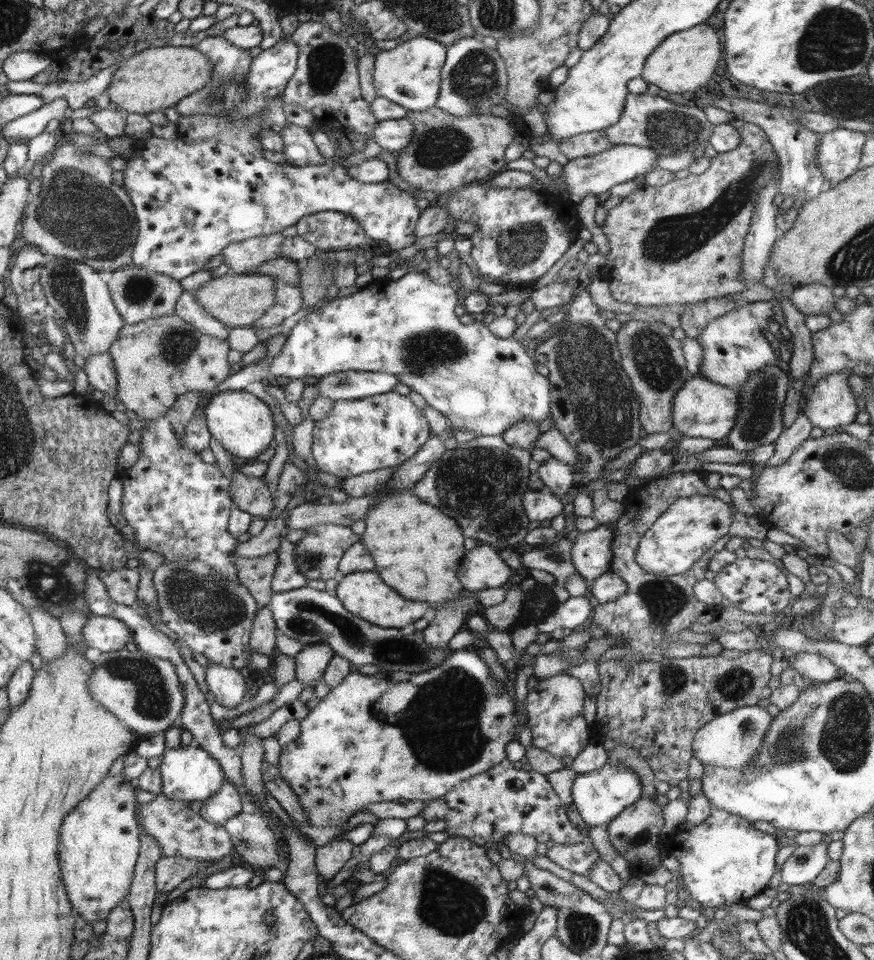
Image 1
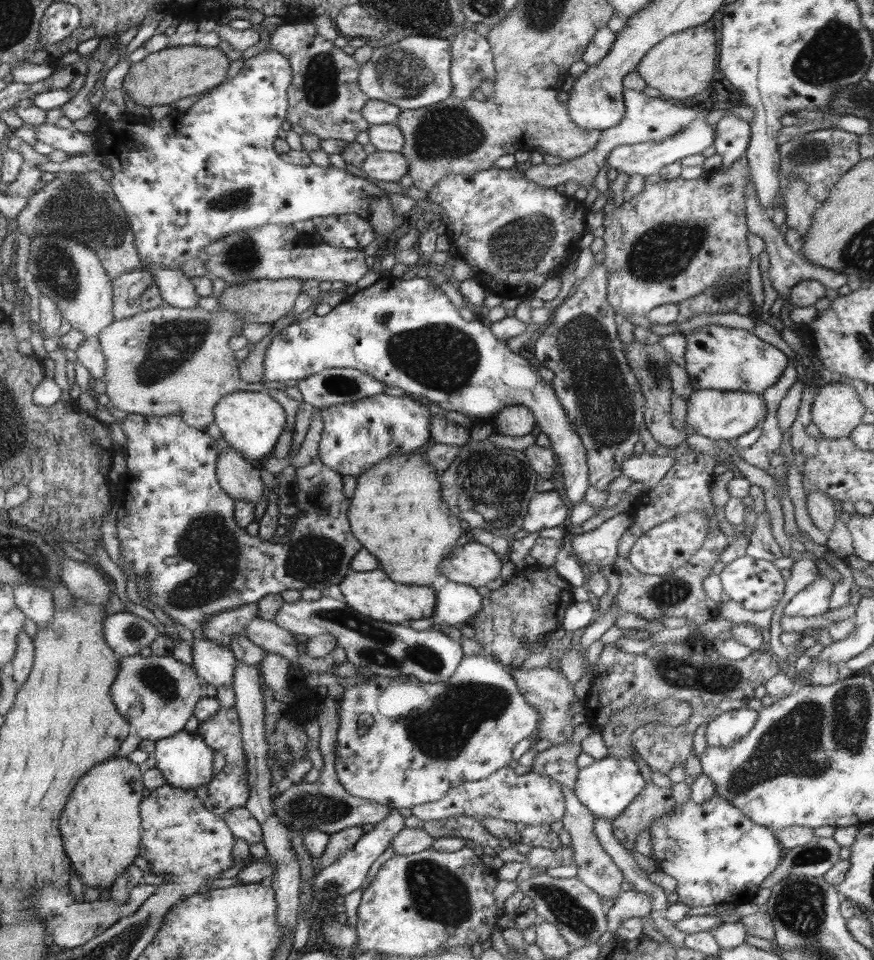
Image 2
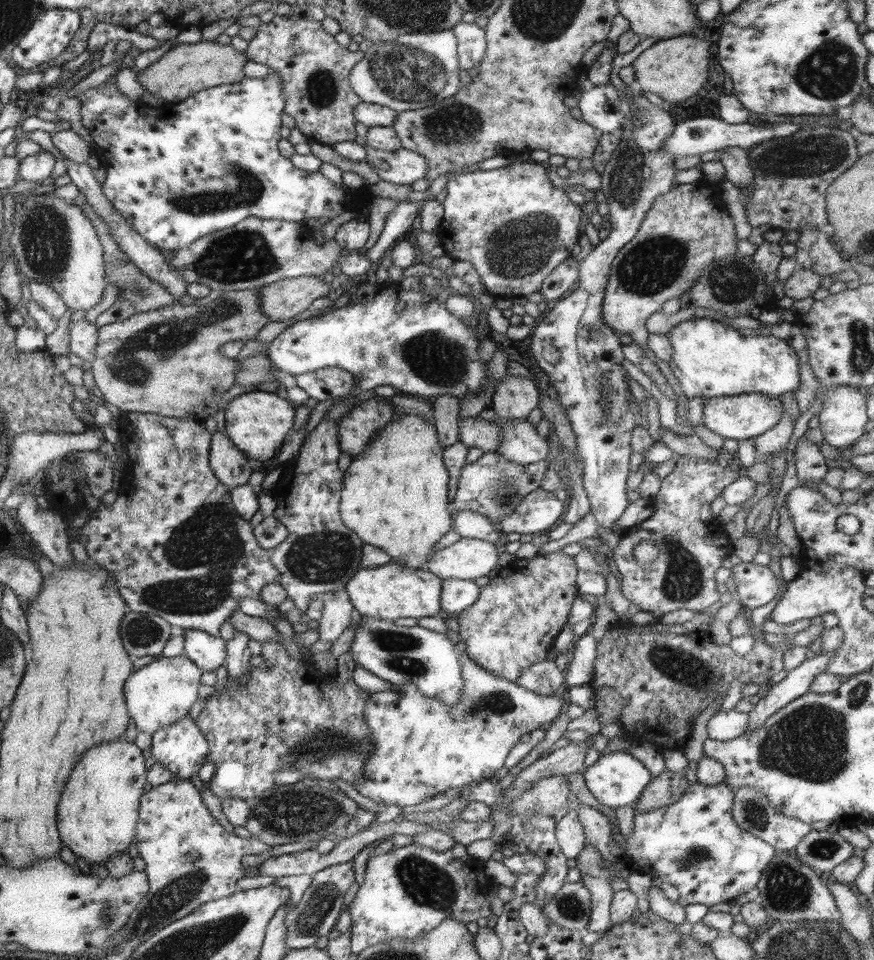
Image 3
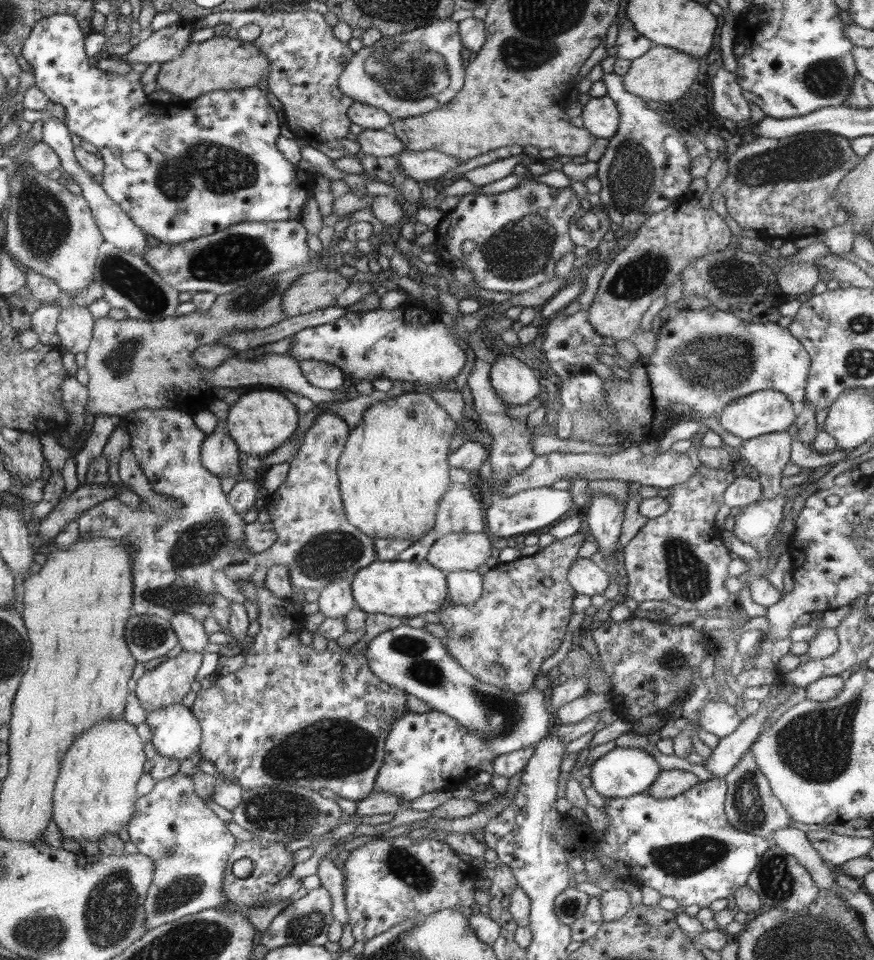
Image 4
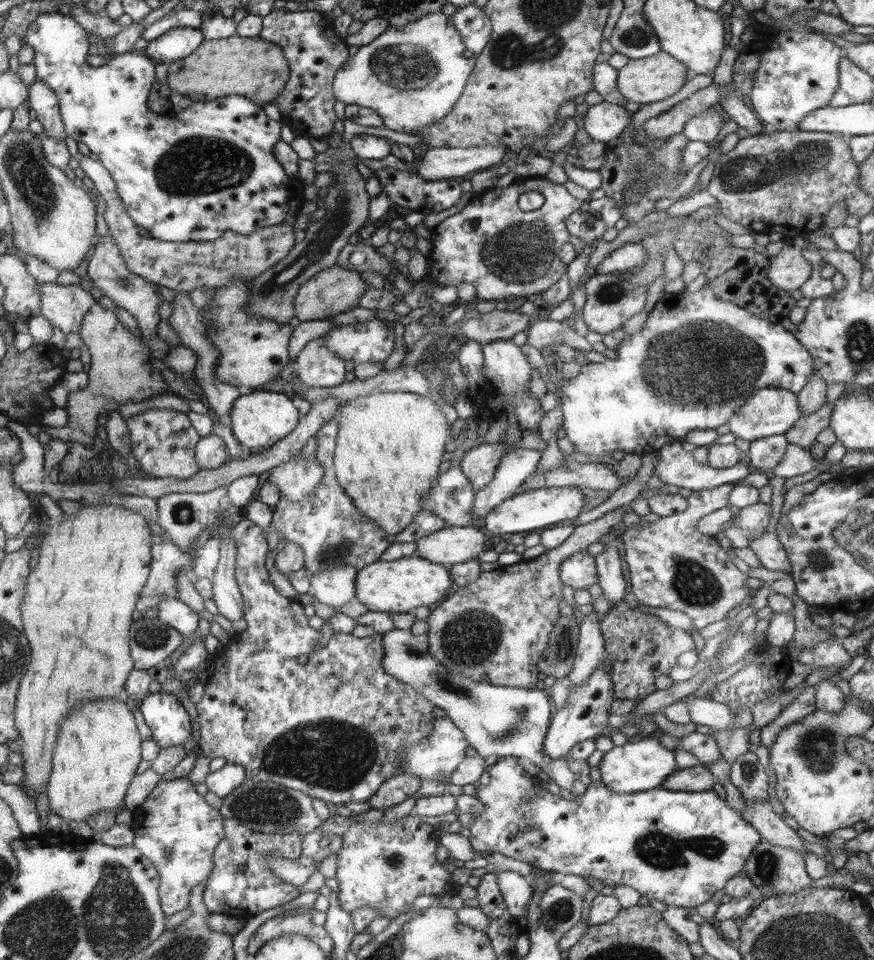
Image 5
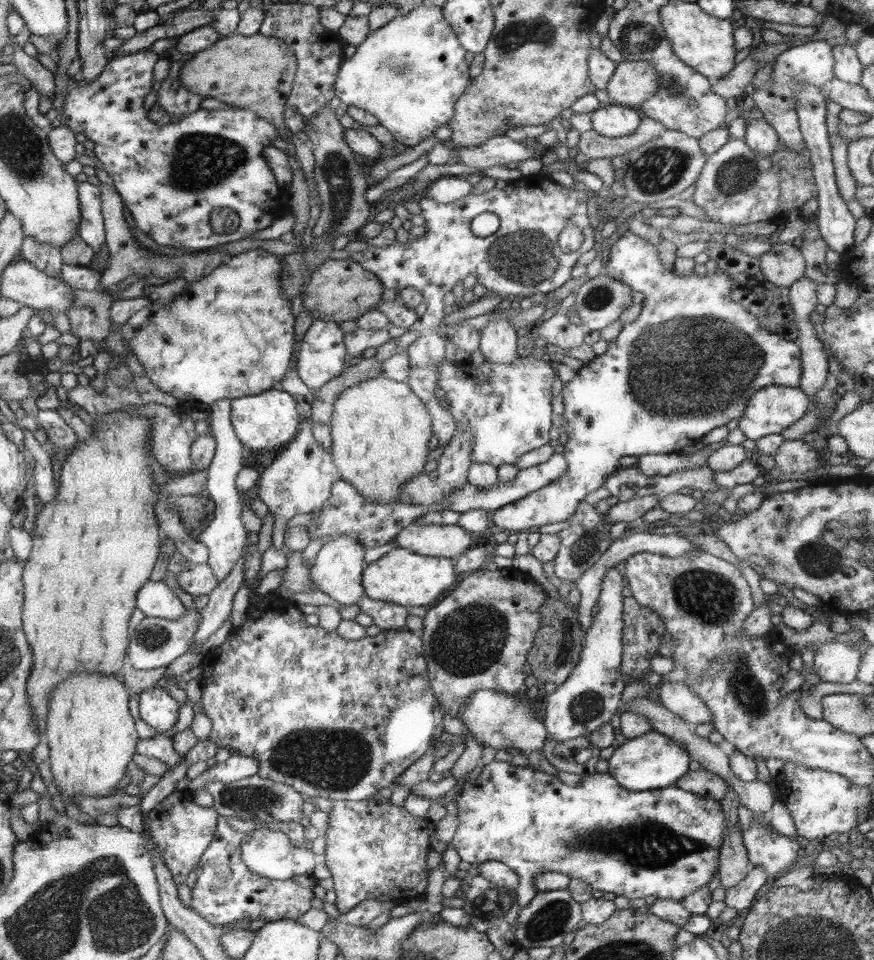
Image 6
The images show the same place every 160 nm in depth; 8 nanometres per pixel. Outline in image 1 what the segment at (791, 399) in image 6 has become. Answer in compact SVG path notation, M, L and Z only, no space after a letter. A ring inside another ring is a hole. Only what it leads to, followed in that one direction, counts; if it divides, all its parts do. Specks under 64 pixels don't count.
M702 374L691 376L688 382L676 392L672 400L672 425L684 437L702 438L708 443L723 443L736 424L740 410L740 395L732 389L702 378Z

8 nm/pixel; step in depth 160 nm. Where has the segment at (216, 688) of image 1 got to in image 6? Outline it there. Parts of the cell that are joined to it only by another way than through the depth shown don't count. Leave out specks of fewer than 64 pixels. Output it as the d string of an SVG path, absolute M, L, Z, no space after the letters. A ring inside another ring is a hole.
M150 580L139 590L137 609L140 609L146 617L168 620L180 618L187 611L172 588L160 580L158 582Z

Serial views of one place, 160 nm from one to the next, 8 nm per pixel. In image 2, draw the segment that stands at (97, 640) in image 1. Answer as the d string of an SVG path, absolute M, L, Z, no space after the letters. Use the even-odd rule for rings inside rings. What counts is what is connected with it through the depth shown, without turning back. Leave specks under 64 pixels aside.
M121 608L112 609L105 618L106 644L117 658L140 654L160 633L150 621Z

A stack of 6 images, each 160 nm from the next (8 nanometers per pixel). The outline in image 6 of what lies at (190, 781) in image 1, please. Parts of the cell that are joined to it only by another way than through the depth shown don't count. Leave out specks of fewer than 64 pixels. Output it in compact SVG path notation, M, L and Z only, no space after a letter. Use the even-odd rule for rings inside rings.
M150 687L139 694L140 719L157 730L158 735L172 730L178 722L178 702L164 687Z

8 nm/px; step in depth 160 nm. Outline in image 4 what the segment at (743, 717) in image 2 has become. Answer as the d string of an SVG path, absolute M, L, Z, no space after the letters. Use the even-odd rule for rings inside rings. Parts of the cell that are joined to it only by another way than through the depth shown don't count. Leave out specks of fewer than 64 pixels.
M711 700L700 711L699 717L701 728L719 739L732 734L742 722L736 708L721 701Z

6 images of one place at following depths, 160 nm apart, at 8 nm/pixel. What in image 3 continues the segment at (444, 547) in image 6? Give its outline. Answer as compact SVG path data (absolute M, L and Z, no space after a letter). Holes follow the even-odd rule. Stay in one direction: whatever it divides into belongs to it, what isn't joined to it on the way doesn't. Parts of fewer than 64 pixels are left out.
M461 538L458 542L447 546L429 558L426 569L432 574L438 575L445 581L448 578L458 580L476 580L480 576L486 576L488 572L492 572L498 564L498 550L496 545L486 540L478 540L477 538Z

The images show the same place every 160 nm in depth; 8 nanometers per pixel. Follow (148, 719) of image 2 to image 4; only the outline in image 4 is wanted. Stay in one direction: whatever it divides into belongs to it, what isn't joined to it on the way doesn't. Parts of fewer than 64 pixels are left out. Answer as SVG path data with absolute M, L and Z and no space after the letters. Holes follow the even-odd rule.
M183 651L176 658L145 671L134 689L145 713L156 712L164 708L164 704L182 703L182 698L190 692L190 684L196 678L200 662L202 653Z

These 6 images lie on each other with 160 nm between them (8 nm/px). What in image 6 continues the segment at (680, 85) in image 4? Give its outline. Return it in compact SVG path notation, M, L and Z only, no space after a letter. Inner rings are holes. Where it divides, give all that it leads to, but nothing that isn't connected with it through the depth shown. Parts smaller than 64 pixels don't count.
M646 59L622 61L607 84L612 104L639 108L662 87L662 74Z

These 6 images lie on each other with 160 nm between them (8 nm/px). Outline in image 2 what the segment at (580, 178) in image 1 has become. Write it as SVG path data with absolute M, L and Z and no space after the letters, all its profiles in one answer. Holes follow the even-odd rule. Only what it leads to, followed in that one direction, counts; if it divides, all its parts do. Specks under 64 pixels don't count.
M705 113L700 114L688 125L684 130L679 130L678 134L665 138L660 142L646 142L634 145L622 145L612 149L612 152L605 158L604 163L610 169L616 169L618 173L634 177L640 175L648 177L656 175L665 165L670 165L672 162L681 161L687 156L700 154L705 148L714 144L715 126L708 125L705 121Z

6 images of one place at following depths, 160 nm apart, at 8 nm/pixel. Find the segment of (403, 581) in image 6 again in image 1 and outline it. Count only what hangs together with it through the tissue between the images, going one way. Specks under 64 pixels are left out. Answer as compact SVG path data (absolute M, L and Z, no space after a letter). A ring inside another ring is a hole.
M375 570L354 572L339 577L339 584L336 586L334 594L337 595L346 610L350 611L350 614L358 615L376 626L408 629L416 620L420 620L424 616L430 606L422 600L400 598L392 588Z

